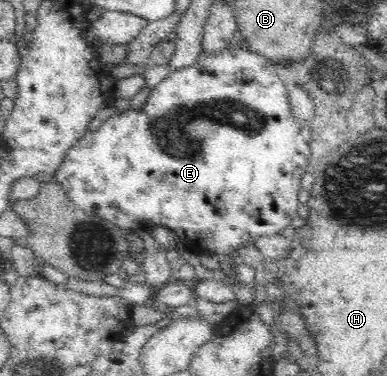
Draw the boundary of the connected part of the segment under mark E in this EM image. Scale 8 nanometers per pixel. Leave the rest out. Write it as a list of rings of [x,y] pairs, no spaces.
[[[227,47],[220,50],[216,55],[200,53],[196,63],[184,69],[171,71],[166,79],[158,83],[150,91],[144,107],[140,111],[128,109],[122,113],[114,112],[106,119],[97,131],[84,134],[67,152],[55,171],[55,182],[57,182],[67,194],[67,197],[78,207],[88,213],[117,225],[125,231],[133,231],[138,225],[153,228],[156,225],[170,228],[177,233],[179,241],[193,251],[196,255],[210,253],[216,256],[221,263],[221,270],[226,274],[225,283],[233,284],[240,282],[236,277],[235,269],[232,267],[231,255],[244,245],[249,245],[257,237],[276,235],[278,231],[285,230],[292,225],[298,212],[298,191],[302,181],[302,175],[306,173],[308,157],[310,157],[310,125],[304,121],[298,121],[292,117],[292,108],[288,100],[288,87],[284,83],[279,71],[280,67],[270,62],[266,57],[246,49],[238,47]]]

